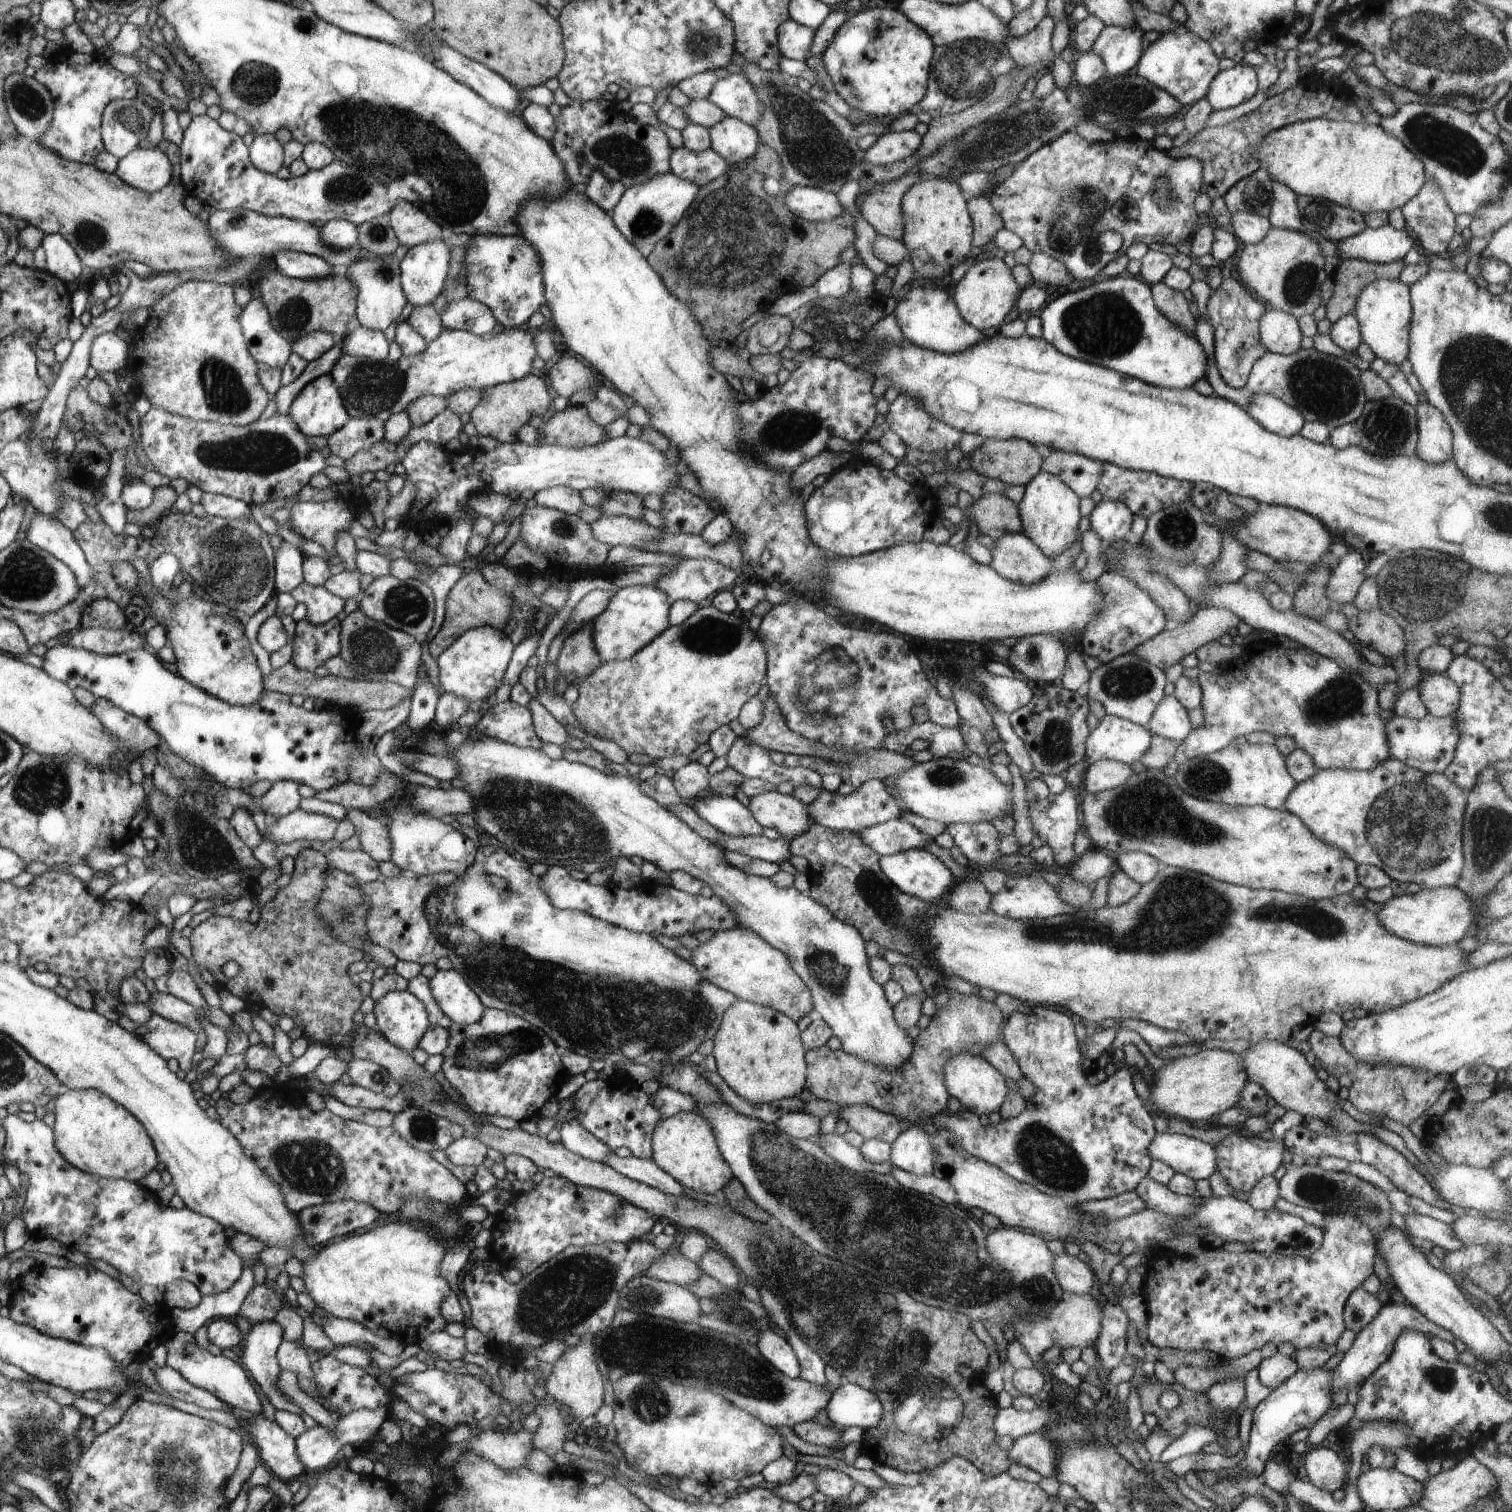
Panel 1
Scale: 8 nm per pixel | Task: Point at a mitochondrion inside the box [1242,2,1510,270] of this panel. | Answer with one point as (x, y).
(1424, 37)

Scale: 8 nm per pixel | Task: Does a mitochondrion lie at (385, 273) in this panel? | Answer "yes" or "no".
yes

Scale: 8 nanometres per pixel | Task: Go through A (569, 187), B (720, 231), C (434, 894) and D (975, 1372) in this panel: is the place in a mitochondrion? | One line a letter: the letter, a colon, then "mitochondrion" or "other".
A: other
B: mitochondrion
C: mitochondrion
D: other

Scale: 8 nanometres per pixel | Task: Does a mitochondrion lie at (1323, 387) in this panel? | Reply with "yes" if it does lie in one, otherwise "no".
yes

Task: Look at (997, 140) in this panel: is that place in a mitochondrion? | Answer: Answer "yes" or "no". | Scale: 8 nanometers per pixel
yes

